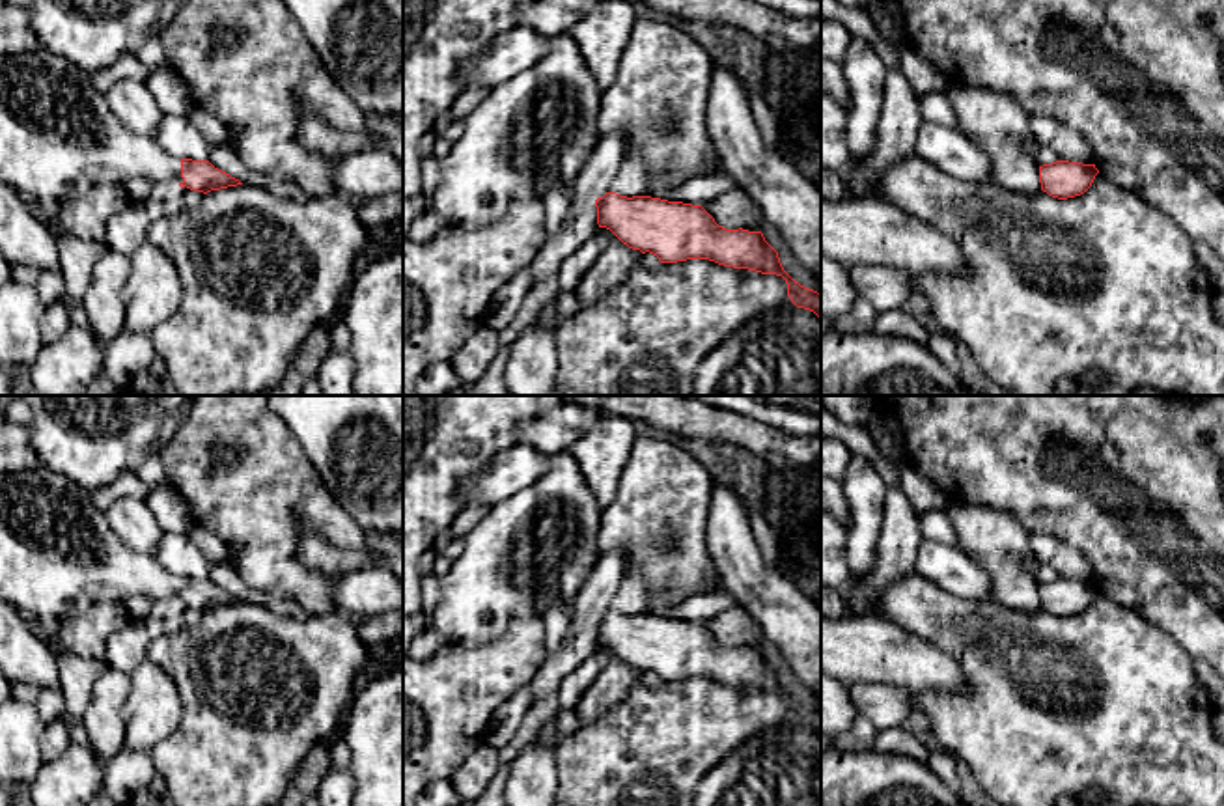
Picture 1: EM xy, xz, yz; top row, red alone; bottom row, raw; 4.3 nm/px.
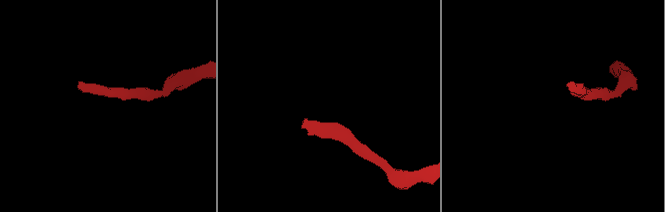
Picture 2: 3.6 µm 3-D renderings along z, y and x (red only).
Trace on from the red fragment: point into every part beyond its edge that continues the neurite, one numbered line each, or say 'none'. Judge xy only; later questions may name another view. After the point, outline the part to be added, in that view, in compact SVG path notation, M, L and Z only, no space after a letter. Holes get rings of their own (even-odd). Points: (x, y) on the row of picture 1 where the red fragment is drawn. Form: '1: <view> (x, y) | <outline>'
1: xy (58, 138) | M43 47L22 54L0 54L2 183L56 205L93 187L127 183L132 177L177 183L181 159L168 155L153 136L129 131L82 67Z

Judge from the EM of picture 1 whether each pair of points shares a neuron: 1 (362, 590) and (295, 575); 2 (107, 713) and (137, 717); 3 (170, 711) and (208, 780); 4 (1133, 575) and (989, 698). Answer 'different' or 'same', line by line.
1: different
2: different
3: different
4: different

